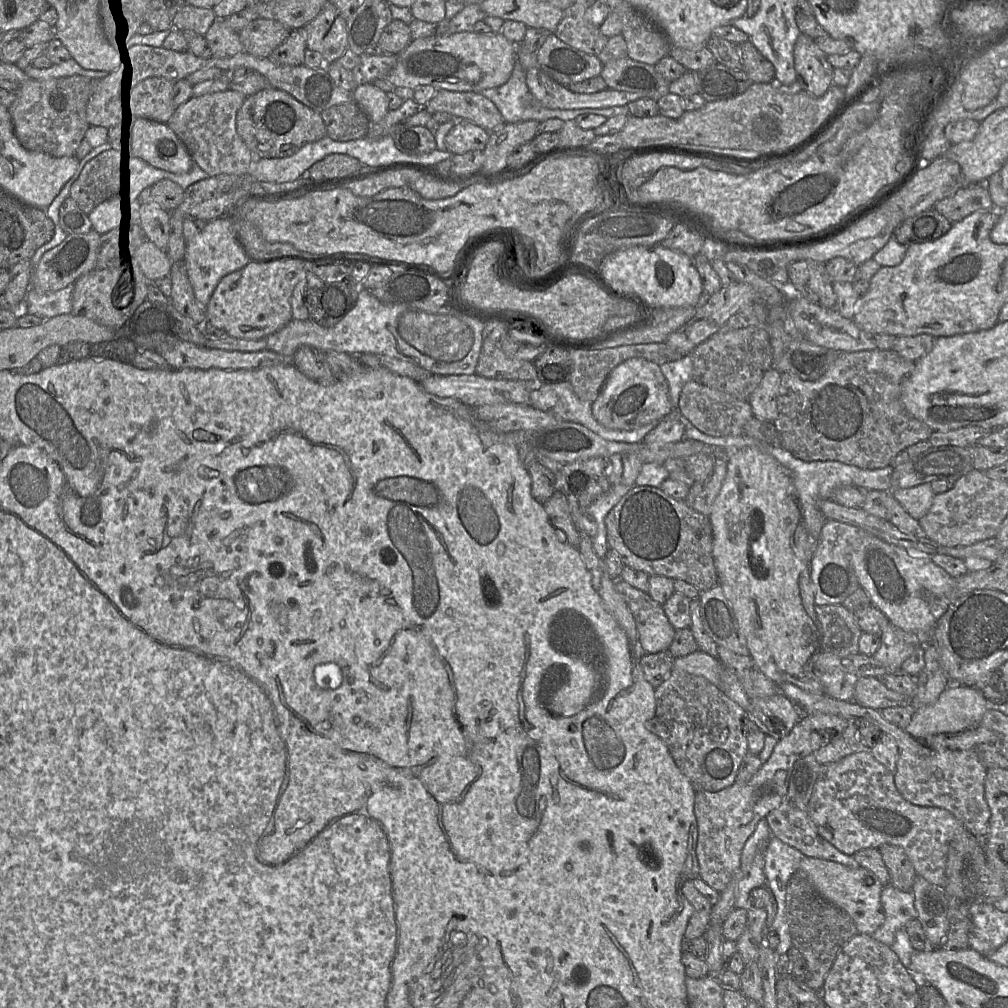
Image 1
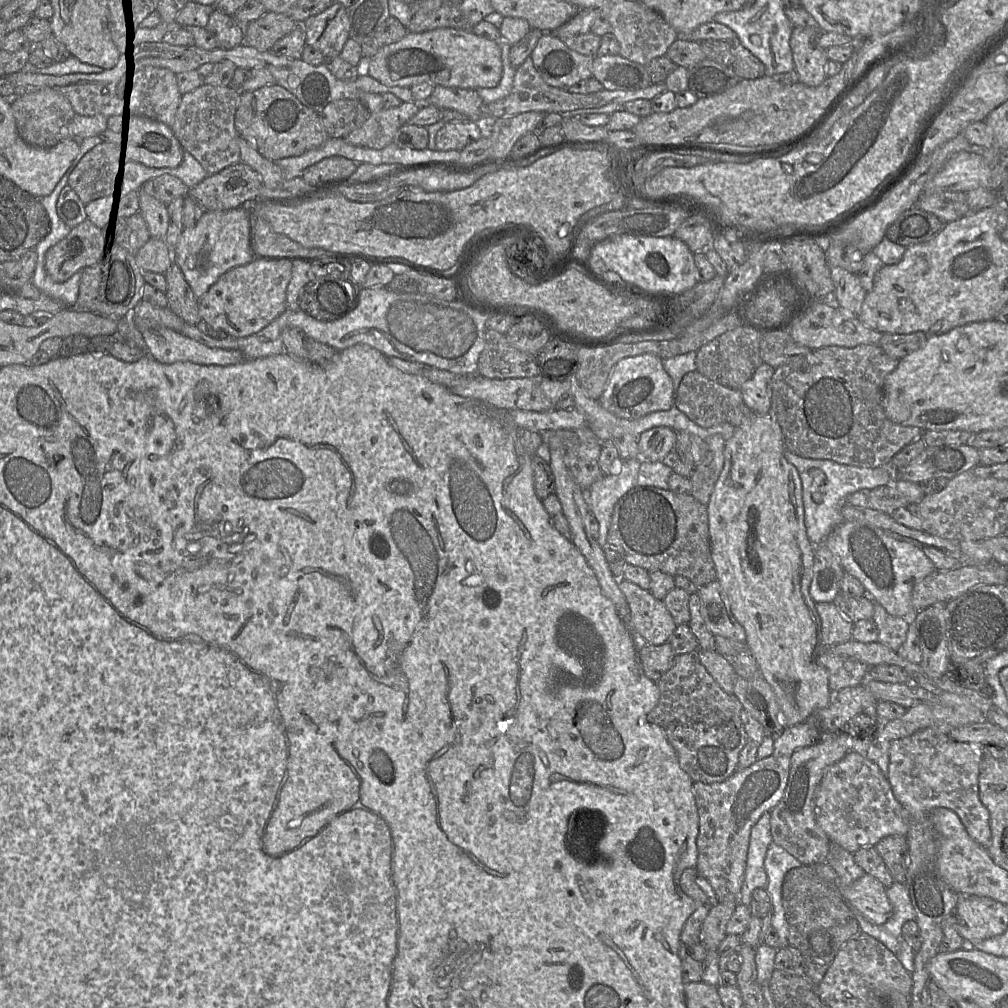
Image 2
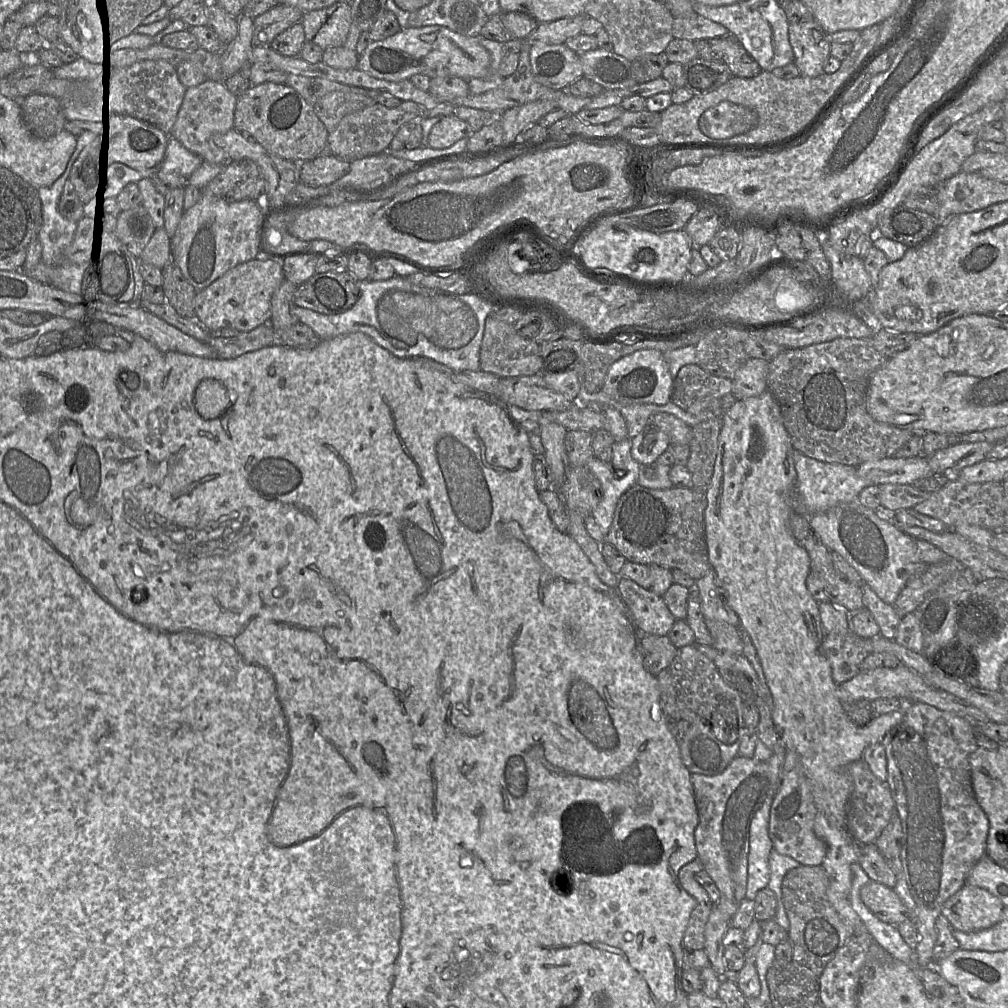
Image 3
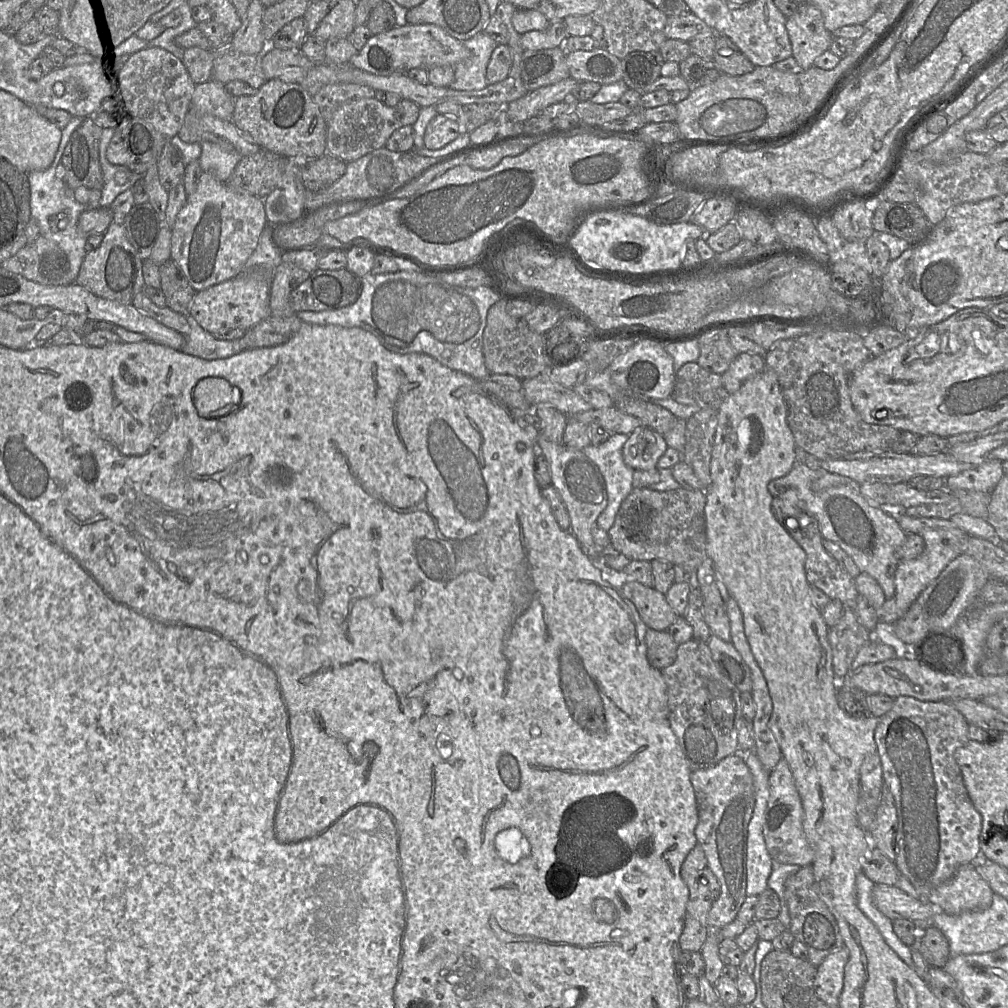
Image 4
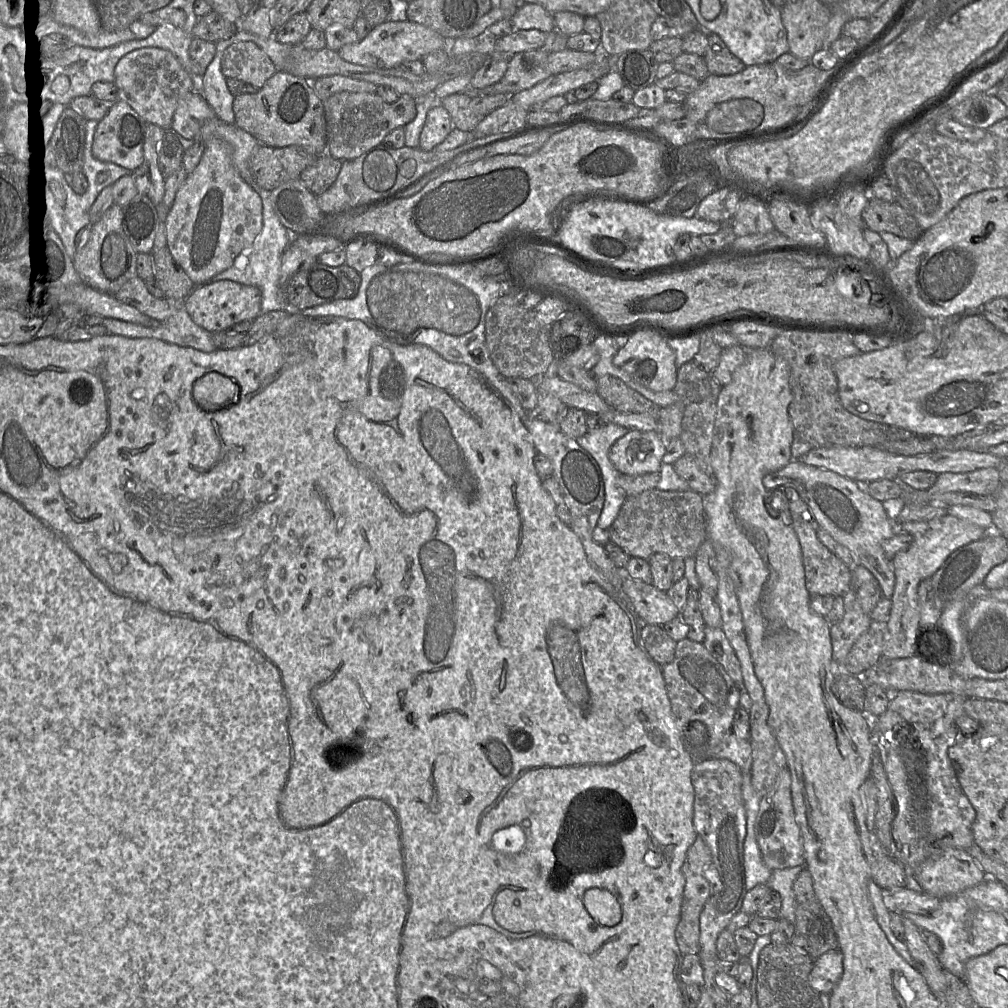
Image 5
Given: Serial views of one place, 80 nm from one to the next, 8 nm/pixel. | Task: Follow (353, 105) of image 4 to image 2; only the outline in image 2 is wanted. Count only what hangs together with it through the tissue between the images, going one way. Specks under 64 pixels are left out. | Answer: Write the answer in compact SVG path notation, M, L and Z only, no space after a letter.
M402 102L394 108L383 108L370 113L361 127L352 131L343 139L346 143L380 150L391 142L397 130L419 111L420 105L415 102Z

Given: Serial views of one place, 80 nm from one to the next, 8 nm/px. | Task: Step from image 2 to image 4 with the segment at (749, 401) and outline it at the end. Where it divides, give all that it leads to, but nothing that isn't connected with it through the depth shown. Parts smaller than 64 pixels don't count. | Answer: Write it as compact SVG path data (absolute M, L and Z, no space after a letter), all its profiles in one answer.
M739 353L722 377L722 387L730 394L735 393L751 377L766 369L763 356Z

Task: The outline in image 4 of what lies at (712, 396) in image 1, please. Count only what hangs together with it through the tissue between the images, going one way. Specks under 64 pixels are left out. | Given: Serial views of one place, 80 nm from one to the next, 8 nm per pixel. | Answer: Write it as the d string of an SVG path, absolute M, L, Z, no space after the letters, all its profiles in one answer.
M696 362L681 366L675 376L671 397L684 405L698 406L702 394L722 387L722 377L701 368Z

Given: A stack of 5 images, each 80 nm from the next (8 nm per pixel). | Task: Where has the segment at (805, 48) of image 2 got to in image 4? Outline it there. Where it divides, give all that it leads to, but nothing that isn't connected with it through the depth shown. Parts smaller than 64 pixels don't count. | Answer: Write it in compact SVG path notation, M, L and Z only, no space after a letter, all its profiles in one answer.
M808 2L786 19L785 27L792 45L792 57L803 70L814 66L815 59L830 48L834 38L824 26L821 11Z

